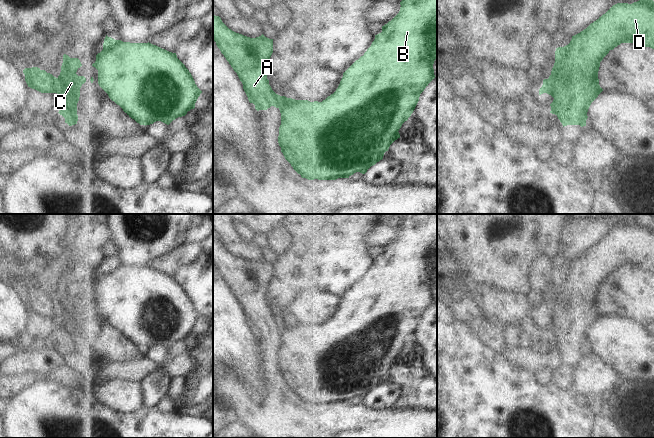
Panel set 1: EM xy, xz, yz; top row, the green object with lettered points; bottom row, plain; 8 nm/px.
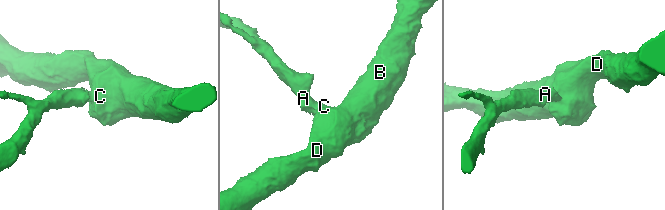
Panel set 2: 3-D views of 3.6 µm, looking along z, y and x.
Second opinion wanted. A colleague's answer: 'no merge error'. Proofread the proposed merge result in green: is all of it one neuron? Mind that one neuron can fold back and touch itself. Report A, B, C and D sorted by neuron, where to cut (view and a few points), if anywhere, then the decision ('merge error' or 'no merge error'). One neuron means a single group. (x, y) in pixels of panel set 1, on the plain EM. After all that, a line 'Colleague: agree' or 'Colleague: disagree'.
A / B C D; cut in xy along (56, 302), (57, 316); merge error
Colleague: disagree

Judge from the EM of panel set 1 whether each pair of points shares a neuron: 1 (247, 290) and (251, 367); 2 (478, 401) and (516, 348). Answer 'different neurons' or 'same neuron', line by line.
1: different neurons
2: different neurons

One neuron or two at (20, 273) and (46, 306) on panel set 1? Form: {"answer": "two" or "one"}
{"answer": "one"}

